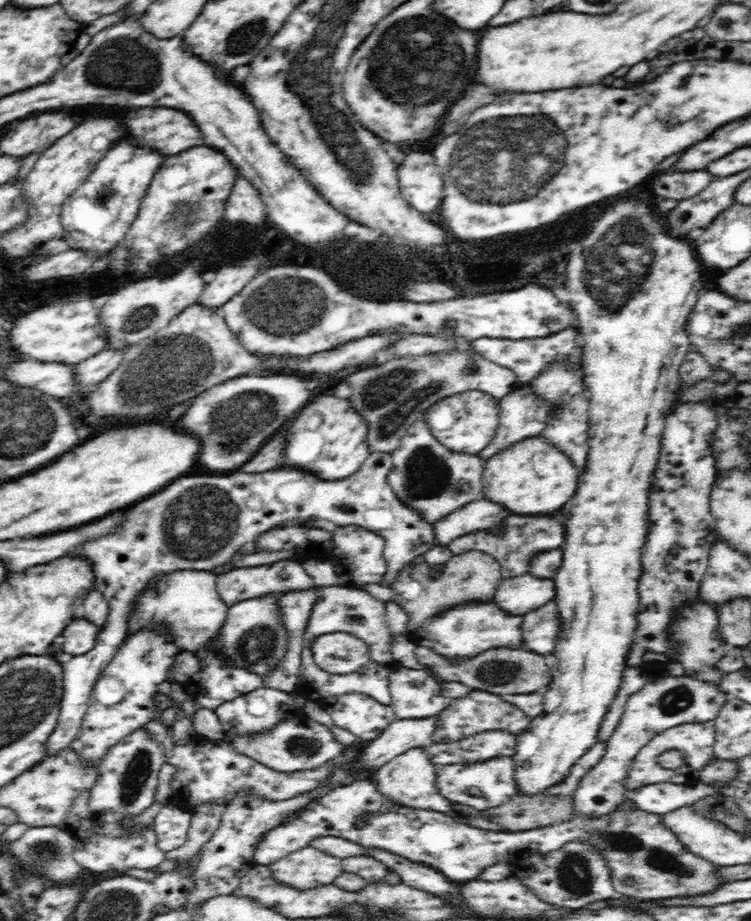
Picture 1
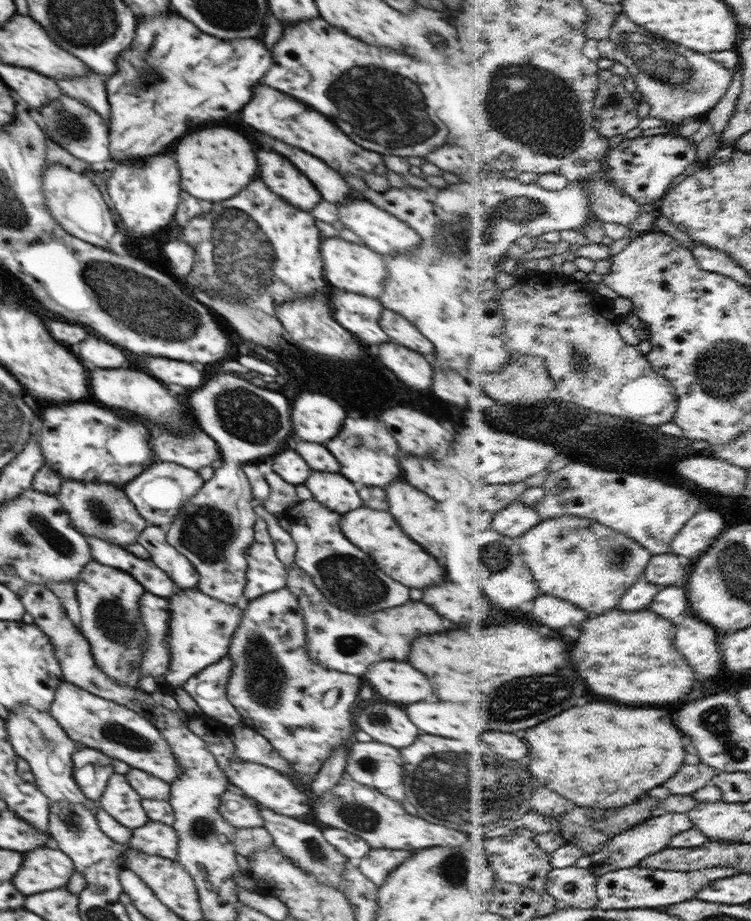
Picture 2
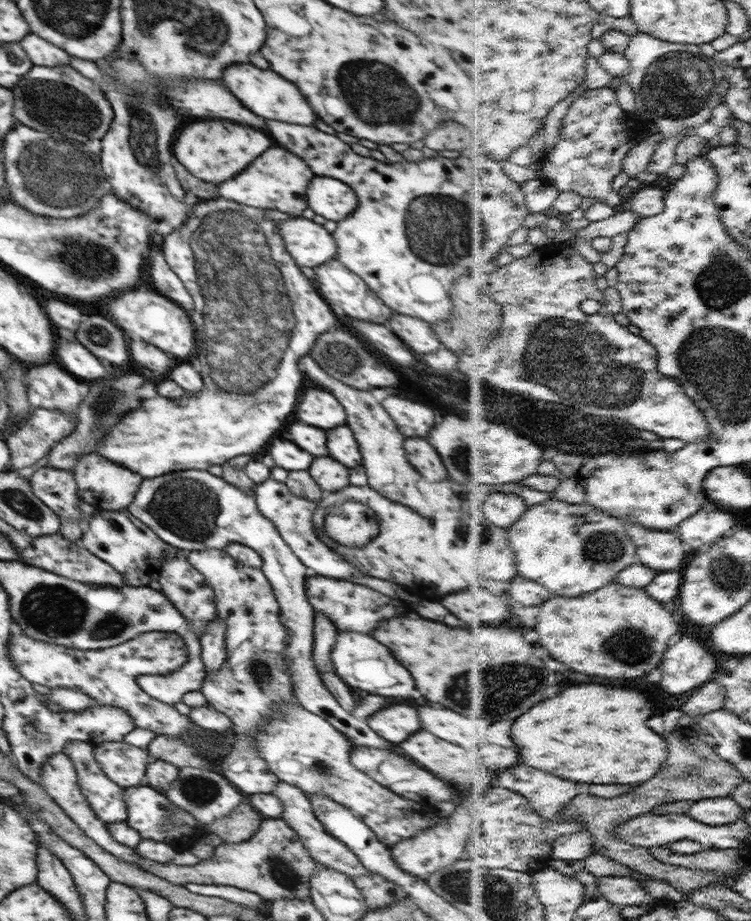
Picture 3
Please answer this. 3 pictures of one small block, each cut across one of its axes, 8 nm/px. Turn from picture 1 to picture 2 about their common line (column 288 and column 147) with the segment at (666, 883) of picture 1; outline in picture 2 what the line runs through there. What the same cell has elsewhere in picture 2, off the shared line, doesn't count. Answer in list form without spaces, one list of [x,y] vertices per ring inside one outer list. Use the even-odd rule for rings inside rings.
[[[149,820],[144,826],[133,829],[132,838],[126,844],[150,856],[175,860],[178,856],[178,841],[178,833],[173,826]]]

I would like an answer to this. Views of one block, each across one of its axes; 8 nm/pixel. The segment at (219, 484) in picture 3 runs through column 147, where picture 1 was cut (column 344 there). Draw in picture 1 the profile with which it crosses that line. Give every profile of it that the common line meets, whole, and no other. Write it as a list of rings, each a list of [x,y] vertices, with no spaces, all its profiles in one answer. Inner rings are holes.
[[[372,452],[360,467],[358,472],[342,480],[316,480],[316,476],[304,474],[298,470],[272,470],[260,474],[244,474],[236,472],[230,476],[184,476],[174,480],[168,488],[158,492],[156,496],[136,504],[122,520],[122,526],[110,534],[98,536],[82,546],[74,548],[66,556],[88,558],[93,564],[94,588],[104,595],[108,603],[108,618],[99,629],[97,641],[90,651],[73,656],[63,665],[62,703],[58,716],[58,724],[46,742],[46,756],[68,748],[76,735],[81,732],[84,715],[91,704],[91,694],[102,671],[108,666],[115,652],[127,639],[128,622],[132,612],[136,612],[136,598],[154,582],[158,582],[165,574],[177,571],[212,571],[216,566],[228,562],[240,546],[246,542],[254,543],[266,531],[286,522],[305,521],[306,519],[330,520],[336,527],[358,525],[376,533],[384,539],[384,559],[387,572],[382,576],[380,584],[389,587],[395,581],[397,574],[402,572],[414,559],[433,546],[436,546],[433,524],[422,519],[420,511],[402,503],[393,489],[388,485],[386,473],[393,467],[392,454]]]

